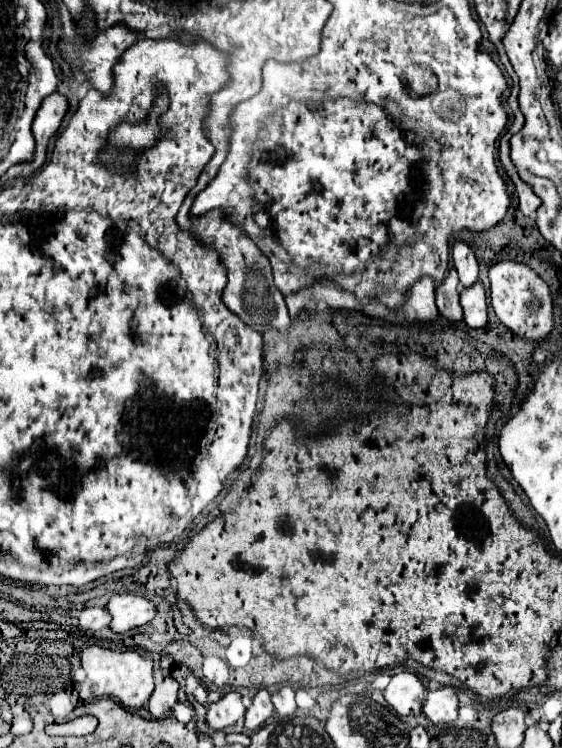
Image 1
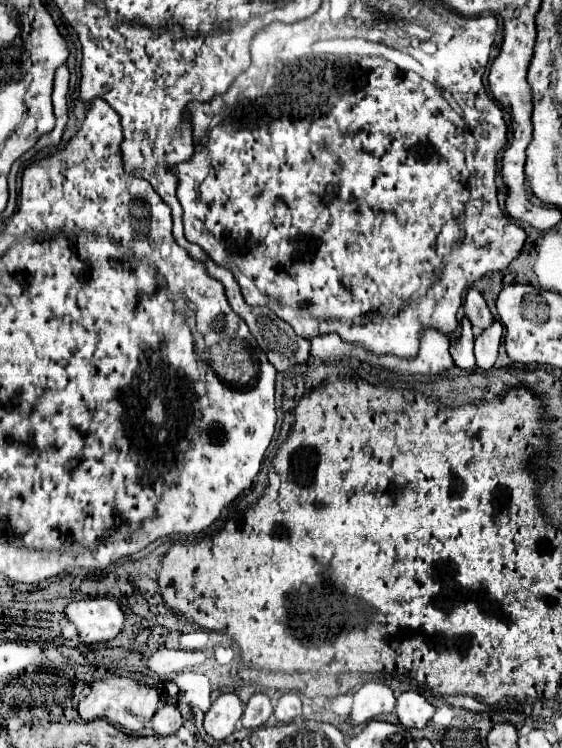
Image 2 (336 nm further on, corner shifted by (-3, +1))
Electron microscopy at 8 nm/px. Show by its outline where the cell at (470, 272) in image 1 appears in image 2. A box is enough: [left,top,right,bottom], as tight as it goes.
[464,288,494,334]

